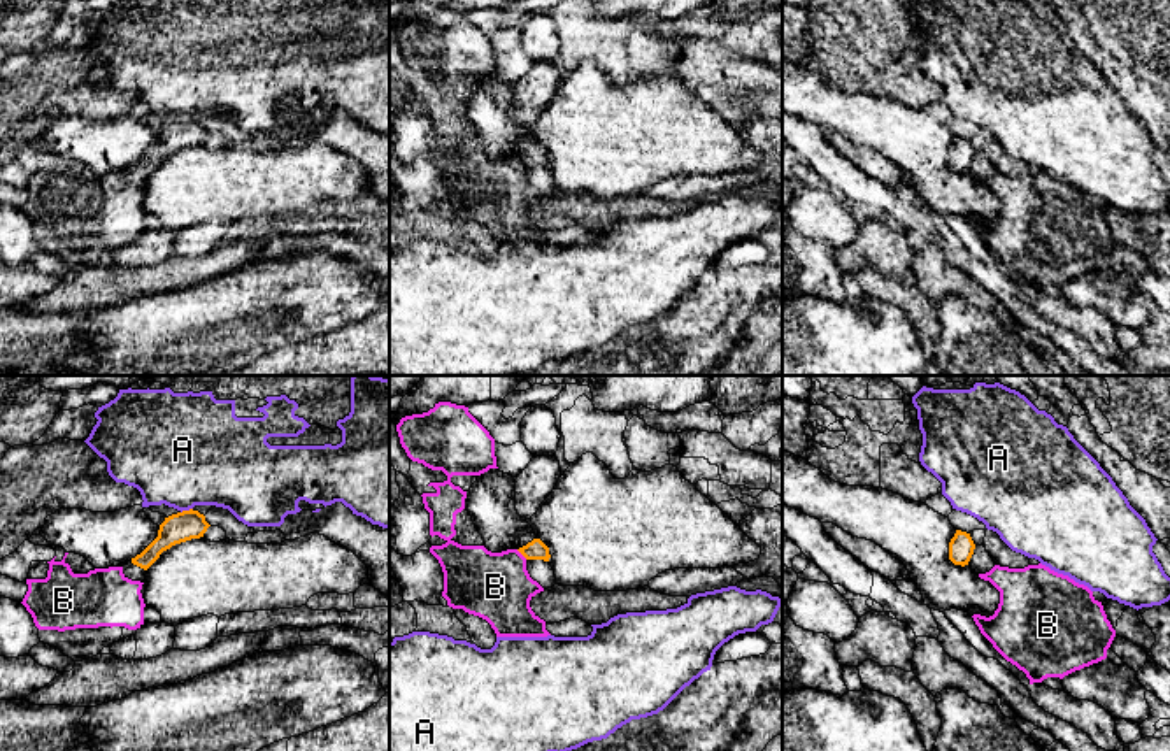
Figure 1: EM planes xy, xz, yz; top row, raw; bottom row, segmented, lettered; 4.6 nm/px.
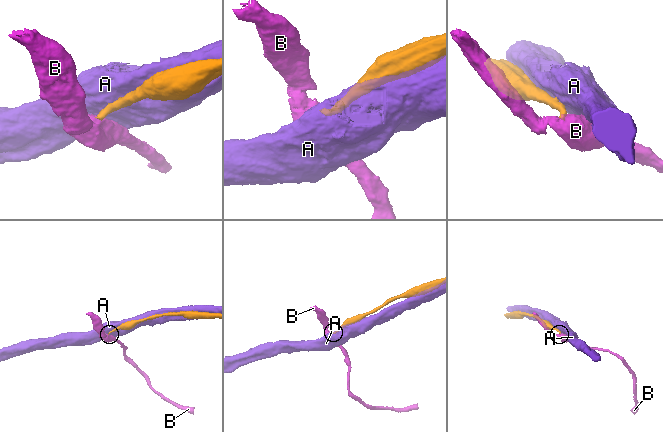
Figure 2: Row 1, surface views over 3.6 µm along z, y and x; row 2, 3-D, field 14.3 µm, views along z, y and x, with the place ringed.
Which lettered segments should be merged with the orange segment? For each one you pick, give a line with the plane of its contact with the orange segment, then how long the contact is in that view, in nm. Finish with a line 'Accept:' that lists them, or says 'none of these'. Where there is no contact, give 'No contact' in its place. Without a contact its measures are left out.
Accept: none of these

